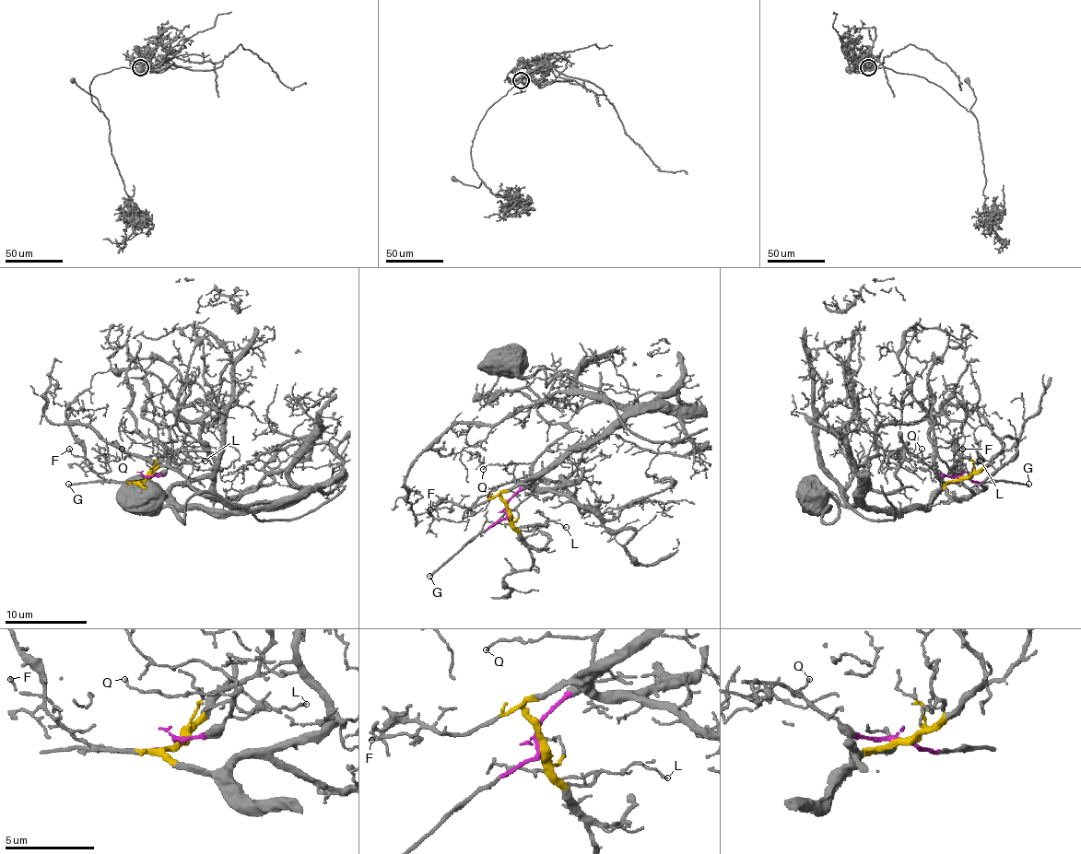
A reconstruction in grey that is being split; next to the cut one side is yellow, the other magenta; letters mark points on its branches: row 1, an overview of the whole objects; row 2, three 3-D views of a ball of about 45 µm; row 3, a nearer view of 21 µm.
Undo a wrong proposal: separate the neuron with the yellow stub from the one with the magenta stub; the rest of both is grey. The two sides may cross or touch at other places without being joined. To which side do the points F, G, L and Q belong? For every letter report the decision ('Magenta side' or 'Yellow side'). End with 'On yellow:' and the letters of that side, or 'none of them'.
F: Yellow side
G: Magenta side
L: Yellow side
Q: Magenta side
On yellow: F, L

